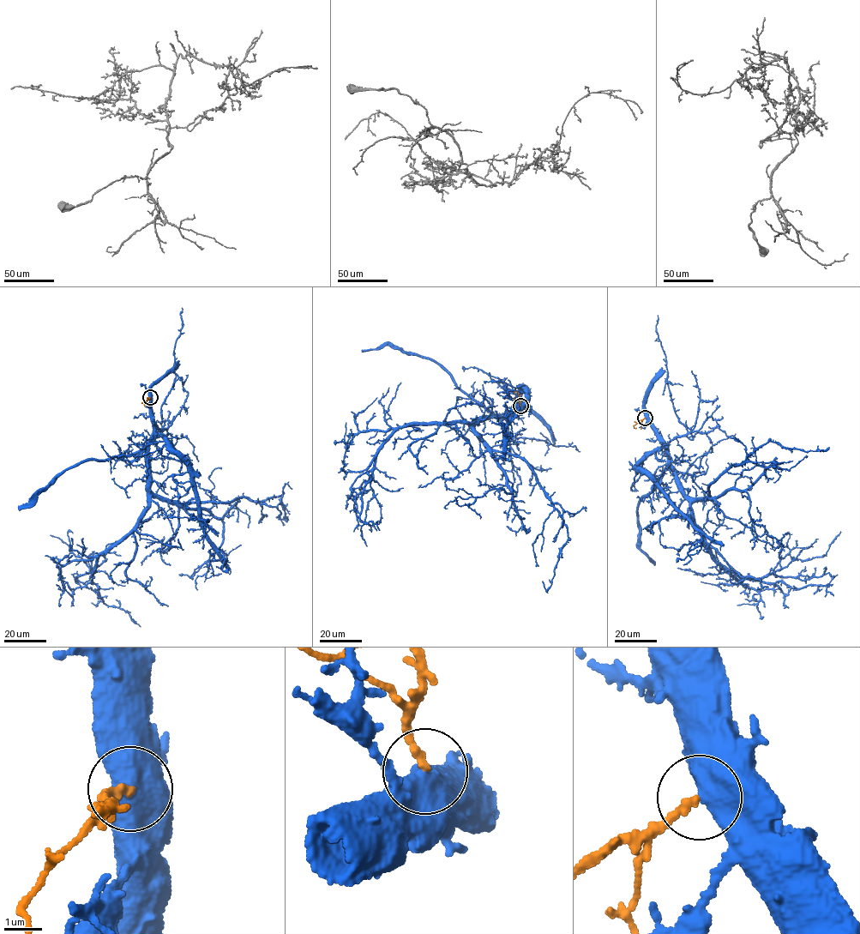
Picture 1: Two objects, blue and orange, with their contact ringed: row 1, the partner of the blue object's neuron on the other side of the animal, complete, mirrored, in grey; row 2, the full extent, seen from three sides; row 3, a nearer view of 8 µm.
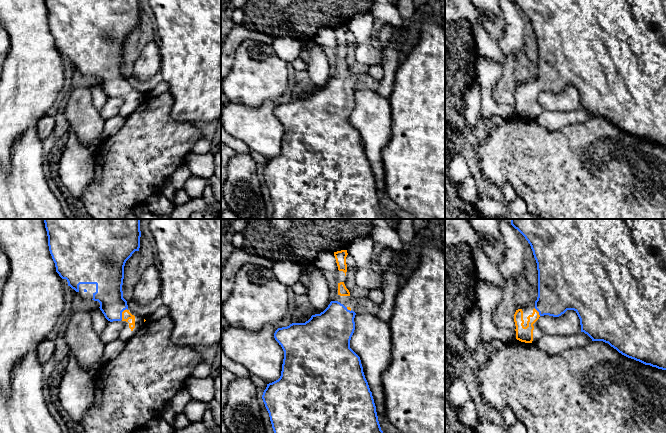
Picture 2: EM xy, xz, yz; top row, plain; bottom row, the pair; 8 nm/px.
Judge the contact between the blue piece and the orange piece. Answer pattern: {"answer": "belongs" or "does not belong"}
{"answer": "belongs"}

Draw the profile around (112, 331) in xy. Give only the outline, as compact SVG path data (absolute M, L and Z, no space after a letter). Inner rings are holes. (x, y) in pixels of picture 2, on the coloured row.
M108 321L105 329L99 334L100 340L106 345L119 338L124 322L121 321Z

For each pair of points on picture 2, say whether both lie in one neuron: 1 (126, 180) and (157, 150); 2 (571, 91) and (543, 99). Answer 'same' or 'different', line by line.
1: same
2: same

